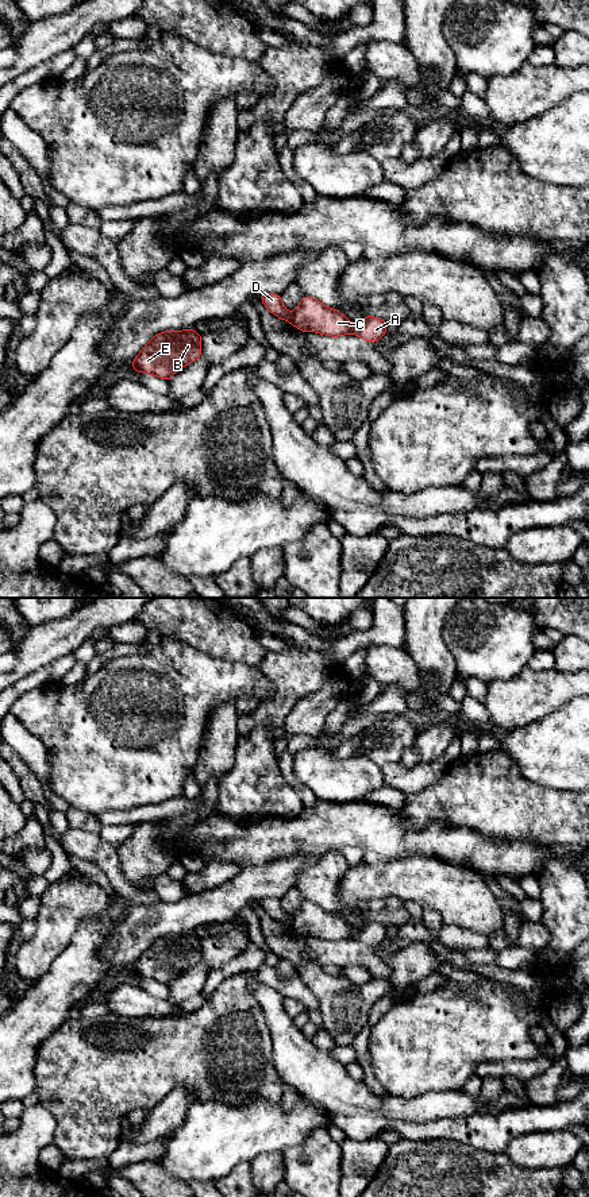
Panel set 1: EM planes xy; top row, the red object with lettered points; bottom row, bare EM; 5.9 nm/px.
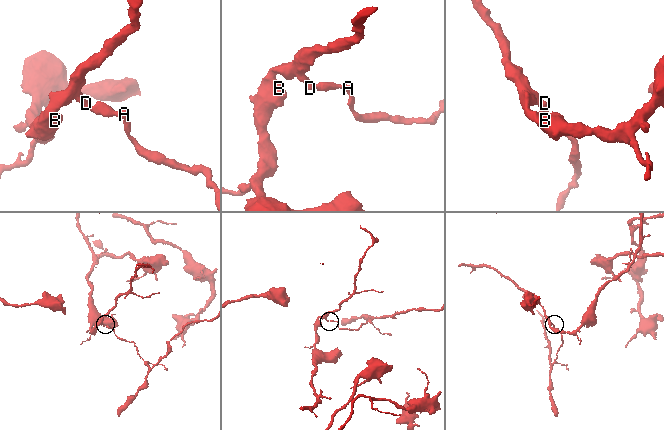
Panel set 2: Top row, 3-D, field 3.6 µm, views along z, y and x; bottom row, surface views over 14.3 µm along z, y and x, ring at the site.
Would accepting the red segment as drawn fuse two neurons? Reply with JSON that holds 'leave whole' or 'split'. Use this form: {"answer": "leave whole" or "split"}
{"answer": "split"}

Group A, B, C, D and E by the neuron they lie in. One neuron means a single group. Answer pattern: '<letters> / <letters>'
A C / B D E

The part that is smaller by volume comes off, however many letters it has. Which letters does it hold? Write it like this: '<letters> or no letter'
A, C

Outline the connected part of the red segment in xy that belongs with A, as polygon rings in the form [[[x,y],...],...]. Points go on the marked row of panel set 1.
[[[305,294],[292,313],[290,324],[303,332],[319,332],[334,337],[354,333],[372,343],[377,343],[386,333],[386,323],[382,318],[365,316],[357,325],[339,310]]]

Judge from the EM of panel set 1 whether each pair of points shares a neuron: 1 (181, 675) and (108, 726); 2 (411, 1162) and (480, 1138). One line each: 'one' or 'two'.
1: one
2: two

